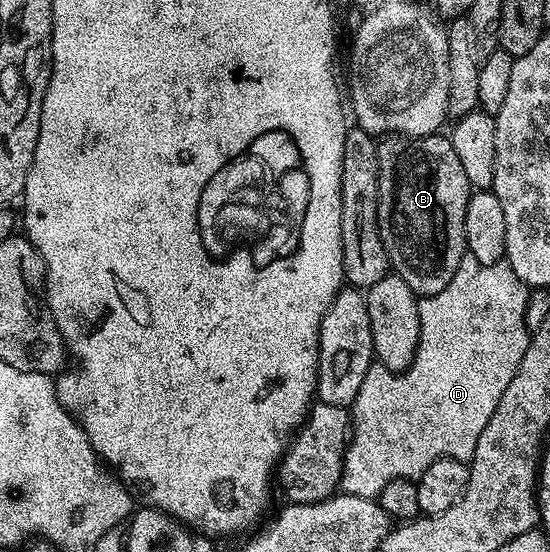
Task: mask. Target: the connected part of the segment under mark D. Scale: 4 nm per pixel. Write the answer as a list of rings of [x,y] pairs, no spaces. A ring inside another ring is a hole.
[[[466,256],[466,257],[464,257],[464,258],[462,258],[462,259],[461,259],[461,263],[460,263],[460,264],[459,264],[459,268],[455,268],[455,276],[451,276],[451,284],[447,284],[447,288],[443,288],[443,292],[439,292],[439,293],[438,293],[438,294],[430,294],[430,295],[428,295],[428,296],[425,296],[425,297],[422,297],[422,298],[421,298],[421,299],[420,299],[420,301],[418,301],[418,304],[417,304],[417,311],[418,311],[418,312],[419,312],[419,344],[418,344],[418,345],[417,345],[417,351],[416,351],[416,352],[415,352],[415,356],[414,356],[414,357],[413,357],[413,363],[412,363],[412,364],[410,364],[410,365],[409,365],[409,369],[408,369],[408,370],[406,370],[406,371],[404,371],[404,372],[394,372],[394,371],[391,371],[391,370],[388,370],[388,369],[387,369],[387,367],[385,367],[385,366],[383,366],[383,365],[380,365],[380,364],[375,364],[375,365],[373,365],[373,367],[371,367],[371,368],[370,368],[370,370],[369,370],[369,371],[368,371],[368,372],[367,372],[367,376],[363,376],[363,385],[362,385],[362,386],[361,386],[361,387],[359,387],[359,396],[355,396],[355,400],[354,400],[354,401],[353,401],[353,405],[352,405],[352,407],[351,407],[351,437],[350,437],[350,439],[349,439],[349,441],[348,441],[348,443],[347,443],[347,449],[346,449],[346,451],[345,451],[345,463],[344,463],[344,464],[343,464],[343,466],[342,466],[342,468],[341,468],[341,483],[340,483],[340,485],[339,485],[339,486],[340,486],[340,489],[341,489],[341,490],[342,490],[342,491],[344,491],[344,493],[347,493],[347,494],[358,494],[358,495],[359,495],[359,496],[363,496],[363,497],[364,497],[364,498],[372,498],[372,499],[376,499],[376,497],[377,497],[377,495],[378,495],[378,494],[381,494],[381,493],[382,493],[382,492],[383,492],[383,488],[384,488],[384,487],[385,487],[385,486],[386,486],[386,485],[387,485],[387,484],[391,484],[391,480],[395,480],[395,479],[396,479],[396,478],[408,478],[408,479],[410,479],[410,480],[416,480],[416,479],[418,479],[418,478],[420,478],[420,476],[421,476],[421,474],[422,474],[422,473],[423,473],[423,472],[427,472],[427,468],[428,468],[428,467],[429,467],[429,466],[430,466],[430,465],[431,465],[431,463],[432,463],[432,462],[433,462],[433,461],[435,461],[435,459],[437,459],[437,458],[454,458],[454,459],[455,459],[455,460],[459,460],[459,461],[460,461],[460,462],[464,462],[464,463],[466,463],[466,464],[468,464],[468,463],[470,463],[470,462],[472,462],[472,461],[473,461],[473,453],[474,453],[474,452],[475,452],[475,444],[479,444],[479,436],[480,436],[480,435],[481,435],[481,434],[482,434],[482,432],[483,432],[483,428],[487,428],[487,420],[491,420],[491,412],[495,412],[495,404],[499,404],[499,396],[503,396],[503,392],[507,392],[507,384],[511,384],[511,380],[512,380],[512,379],[513,379],[513,377],[514,377],[514,376],[515,376],[515,372],[516,372],[516,371],[517,371],[517,366],[518,366],[518,364],[519,364],[519,363],[521,363],[521,361],[522,361],[522,360],[523,360],[523,356],[524,356],[524,355],[525,355],[525,346],[524,346],[524,345],[521,345],[521,344],[525,344],[525,343],[528,343],[528,341],[529,341],[529,339],[530,339],[530,337],[531,337],[531,330],[530,330],[530,327],[528,327],[528,326],[526,326],[526,324],[525,324],[525,309],[526,309],[526,308],[527,308],[527,300],[528,300],[528,299],[529,299],[529,290],[528,290],[528,289],[527,289],[527,287],[526,287],[526,285],[525,285],[525,283],[523,283],[523,282],[521,282],[521,281],[520,281],[520,280],[519,280],[519,276],[515,276],[515,272],[514,272],[514,271],[513,271],[513,269],[511,269],[511,267],[509,267],[509,265],[507,265],[507,264],[506,264],[506,263],[505,263],[505,262],[504,262],[504,261],[499,261],[499,262],[496,262],[496,263],[495,263],[495,264],[491,264],[491,265],[490,265],[490,266],[479,266],[479,265],[477,265],[477,261],[475,261],[475,259],[474,259],[474,258],[470,258],[470,257],[468,257],[468,256]],[[508,338],[518,338],[518,340],[519,340],[519,341],[521,341],[521,344],[519,344],[519,346],[517,346],[517,347],[515,347],[515,348],[514,348],[514,350],[513,350],[513,351],[511,351],[511,352],[510,352],[510,354],[509,354],[509,359],[507,359],[507,360],[506,360],[506,362],[505,362],[505,358],[504,358],[504,354],[505,354],[505,350],[504,350],[504,346],[505,346],[505,341],[507,341],[507,340],[508,340]]]

